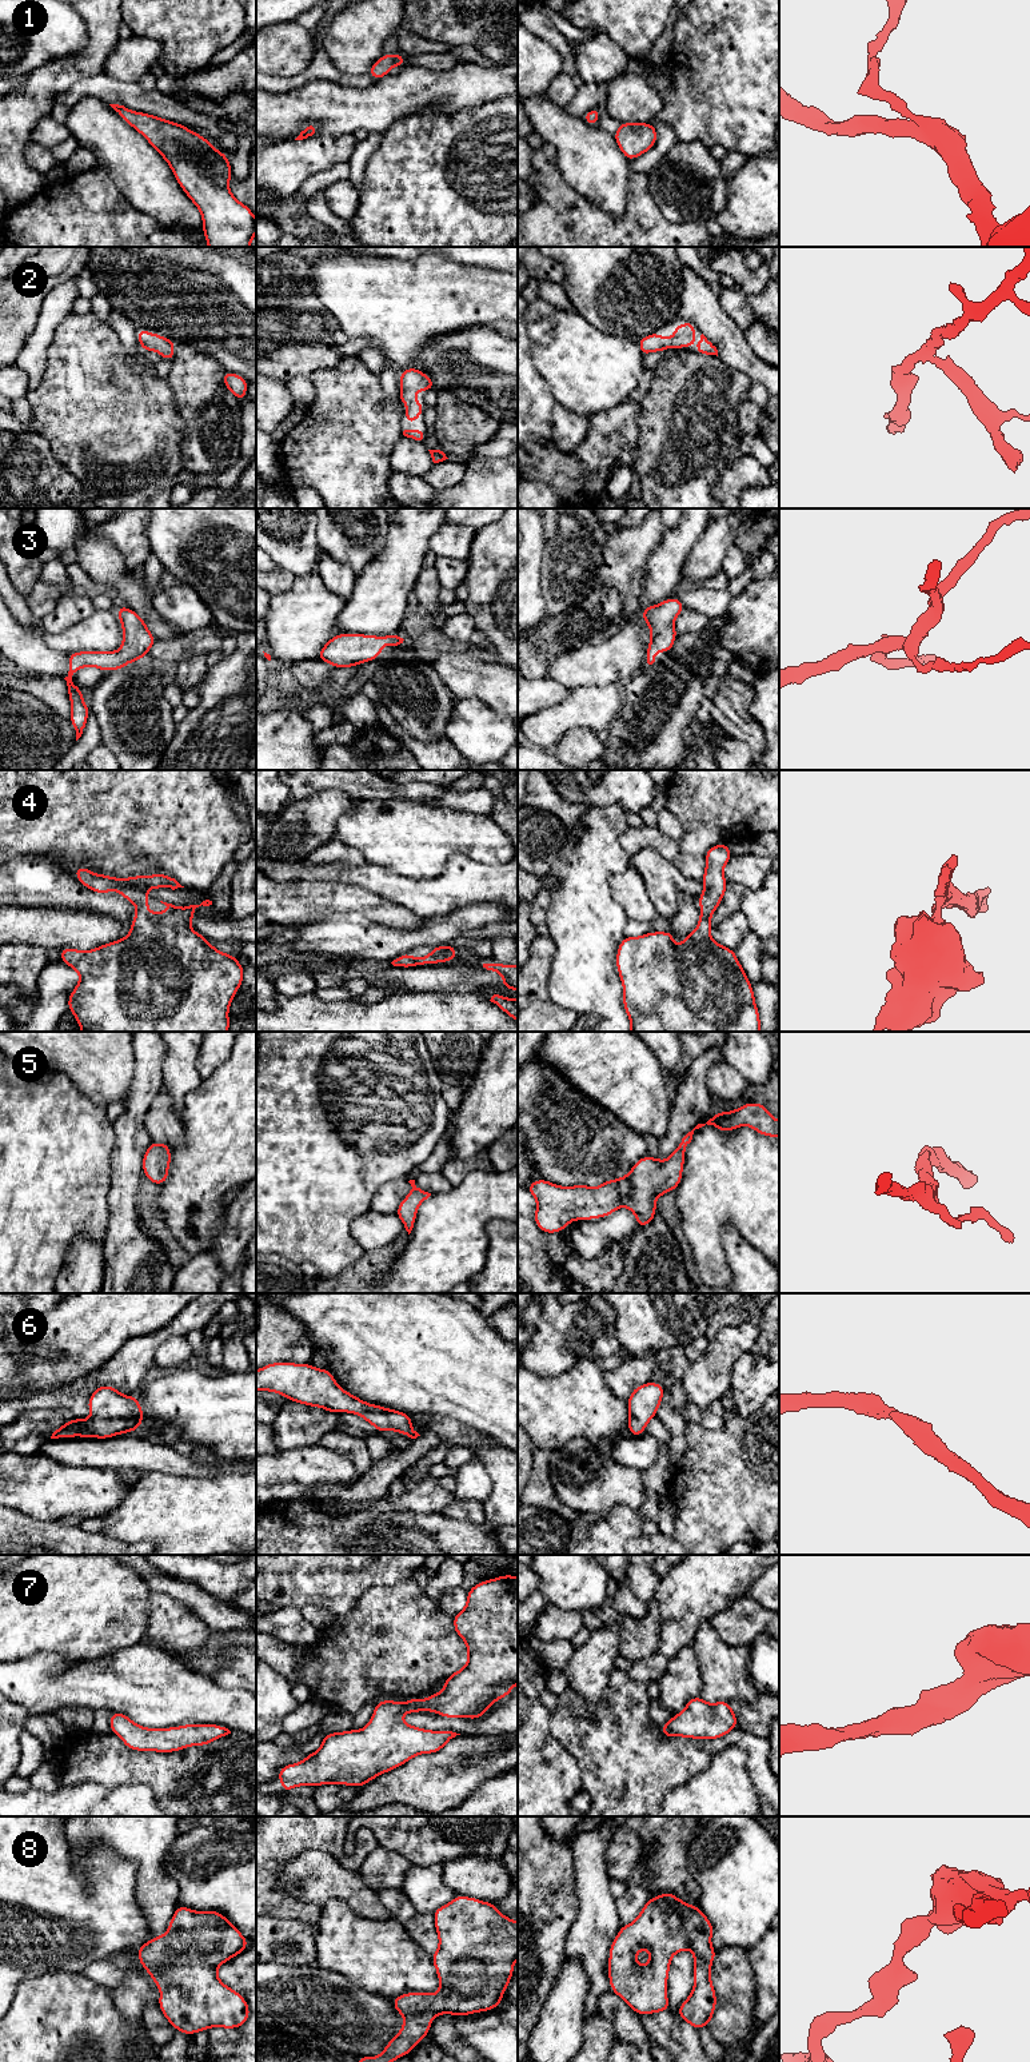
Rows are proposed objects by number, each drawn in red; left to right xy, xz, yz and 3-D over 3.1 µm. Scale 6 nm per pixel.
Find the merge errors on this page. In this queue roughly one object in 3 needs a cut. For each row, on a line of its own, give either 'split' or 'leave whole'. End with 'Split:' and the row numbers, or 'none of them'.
1: leave whole
2: leave whole
3: leave whole
4: leave whole
5: leave whole
6: leave whole
7: leave whole
8: leave whole
Split: none of them

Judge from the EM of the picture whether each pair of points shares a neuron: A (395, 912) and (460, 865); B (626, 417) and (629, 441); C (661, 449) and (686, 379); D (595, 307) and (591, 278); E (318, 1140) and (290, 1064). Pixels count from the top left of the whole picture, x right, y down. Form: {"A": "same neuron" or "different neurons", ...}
{"A": "different neurons", "B": "same neuron", "C": "same neuron", "D": "same neuron", "E": "same neuron"}

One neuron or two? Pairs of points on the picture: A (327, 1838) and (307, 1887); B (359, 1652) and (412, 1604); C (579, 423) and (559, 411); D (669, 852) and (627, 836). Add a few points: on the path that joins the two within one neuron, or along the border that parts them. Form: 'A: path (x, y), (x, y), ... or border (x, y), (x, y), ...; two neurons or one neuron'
A: border (291, 1858), (308, 1850), (323, 1850), (348, 1869); two neurons
B: path (374, 1647), (402, 1619); one neuron
C: path (574, 423), (565, 417); one neuron
D: path (658, 841), (653, 837), (638, 837); one neuron

